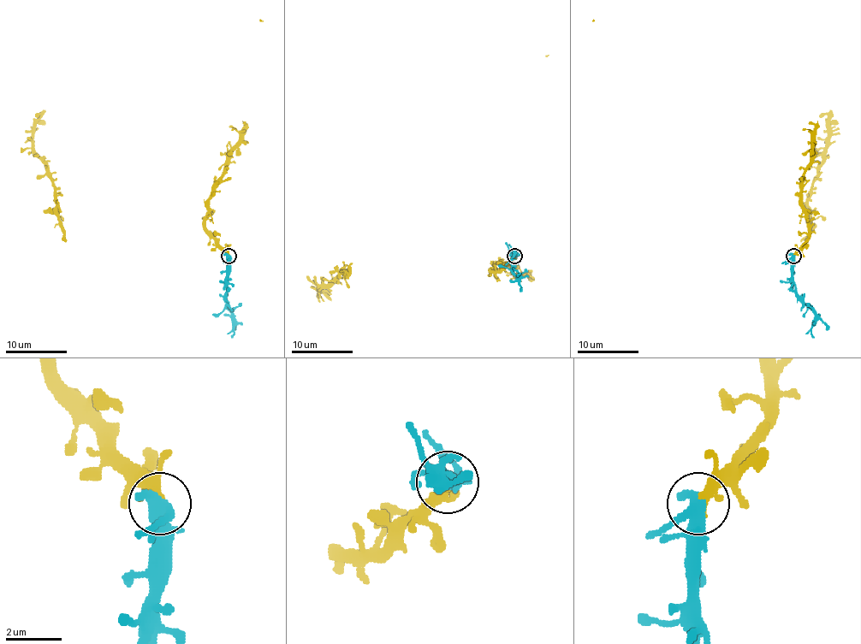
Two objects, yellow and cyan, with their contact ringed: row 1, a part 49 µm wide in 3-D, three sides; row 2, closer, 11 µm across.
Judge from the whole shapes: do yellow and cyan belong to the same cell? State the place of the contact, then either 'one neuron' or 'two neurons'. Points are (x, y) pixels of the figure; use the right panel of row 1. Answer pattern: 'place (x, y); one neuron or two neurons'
place (793, 256); one neuron

